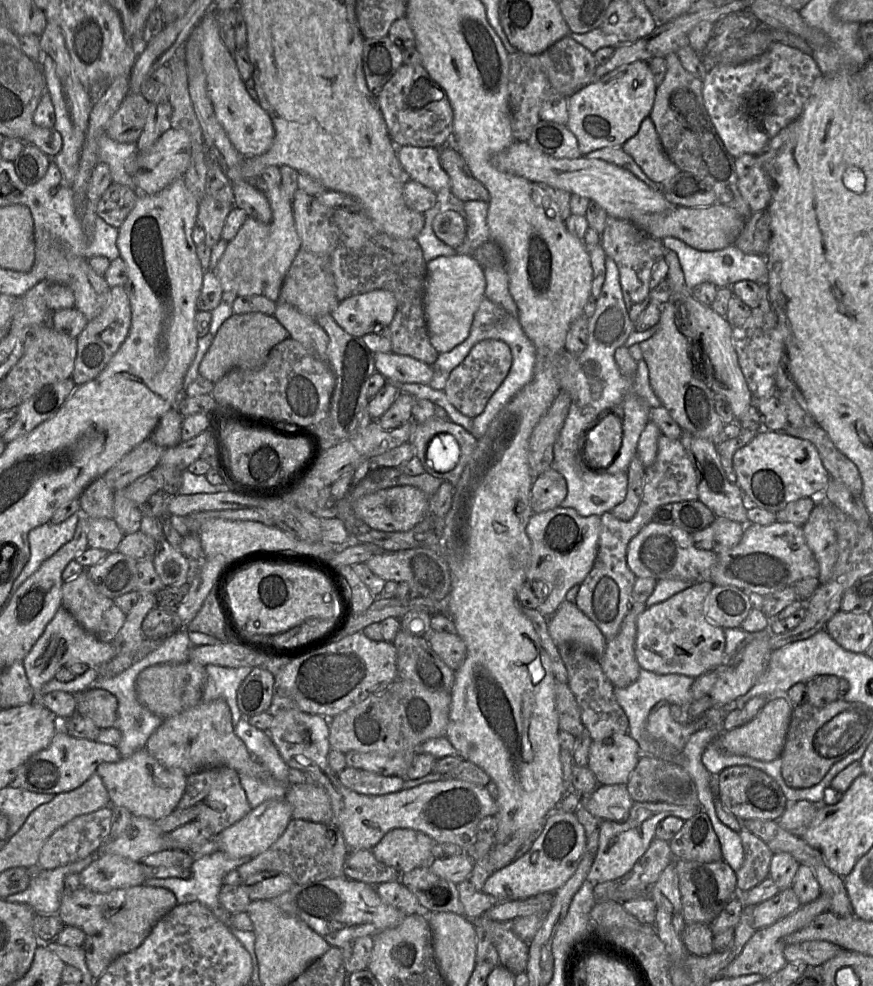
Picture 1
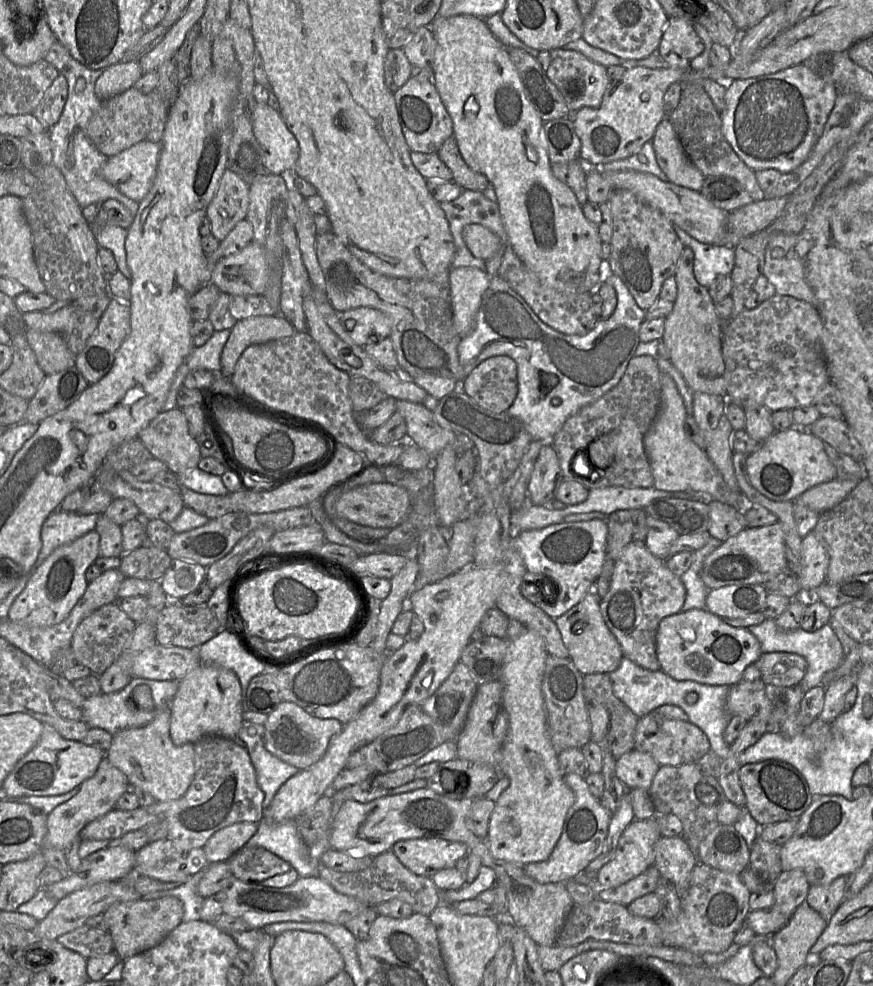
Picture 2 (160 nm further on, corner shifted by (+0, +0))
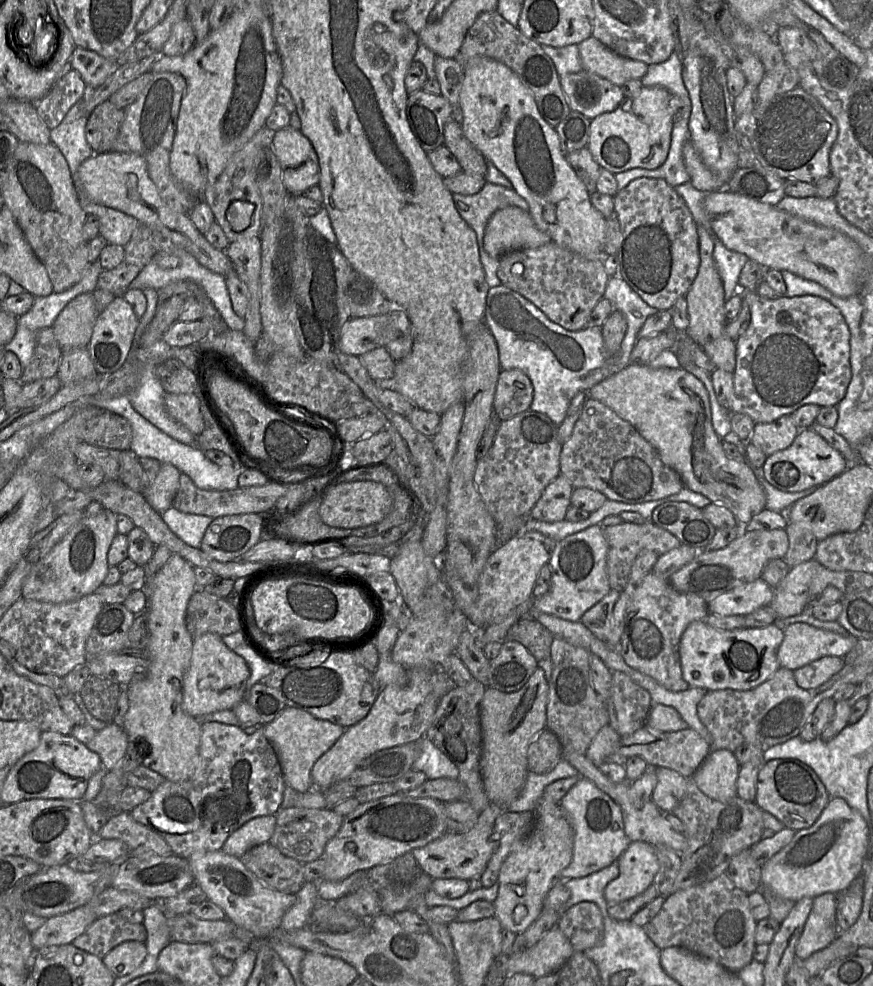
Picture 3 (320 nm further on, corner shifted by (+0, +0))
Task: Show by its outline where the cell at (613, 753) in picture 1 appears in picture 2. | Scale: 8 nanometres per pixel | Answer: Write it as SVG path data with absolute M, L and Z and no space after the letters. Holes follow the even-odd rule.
M632 749L616 759L616 775L628 789L647 791L660 765L648 753Z

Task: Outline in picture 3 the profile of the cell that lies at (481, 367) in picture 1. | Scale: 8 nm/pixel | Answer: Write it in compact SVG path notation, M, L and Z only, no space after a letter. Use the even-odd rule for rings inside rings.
M502 369L494 396L493 414L502 421L530 410L533 393L533 384L524 372Z

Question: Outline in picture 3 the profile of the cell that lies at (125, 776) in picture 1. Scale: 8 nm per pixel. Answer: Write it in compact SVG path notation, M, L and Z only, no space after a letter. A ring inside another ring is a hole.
M177 554L158 571L152 584L144 588L147 596L147 620L150 641L147 647L150 658L148 674L145 678L134 680L127 687L129 708L124 716L122 727L129 742L145 740L148 745L142 765L157 772L165 780L184 782L192 778L199 762L201 740L201 721L187 714L183 709L183 680L187 672L194 644L194 638L186 627L186 611L190 598L196 592L194 567Z

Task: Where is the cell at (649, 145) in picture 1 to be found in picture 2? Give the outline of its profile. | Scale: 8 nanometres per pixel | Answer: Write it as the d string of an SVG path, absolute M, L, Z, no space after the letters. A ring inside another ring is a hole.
M665 118L652 139L657 163L675 185L700 191L705 175L689 160L672 123Z

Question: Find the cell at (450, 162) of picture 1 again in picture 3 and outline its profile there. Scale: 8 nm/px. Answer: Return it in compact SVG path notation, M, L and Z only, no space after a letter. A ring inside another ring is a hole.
M451 117L444 126L444 143L455 156L461 170L467 174L485 177L486 159L467 139L459 119Z

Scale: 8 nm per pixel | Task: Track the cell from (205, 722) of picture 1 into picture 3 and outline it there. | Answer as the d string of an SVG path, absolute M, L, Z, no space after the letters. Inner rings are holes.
M204 634L194 640L190 665L183 680L183 709L195 718L232 710L244 700L250 669L241 656L230 650L216 634Z

